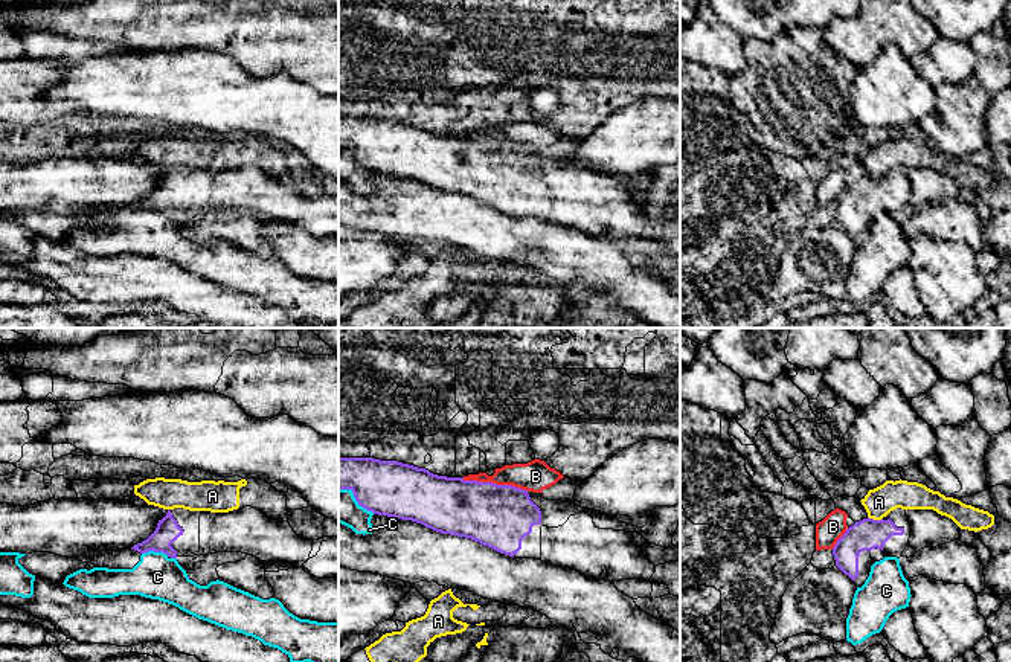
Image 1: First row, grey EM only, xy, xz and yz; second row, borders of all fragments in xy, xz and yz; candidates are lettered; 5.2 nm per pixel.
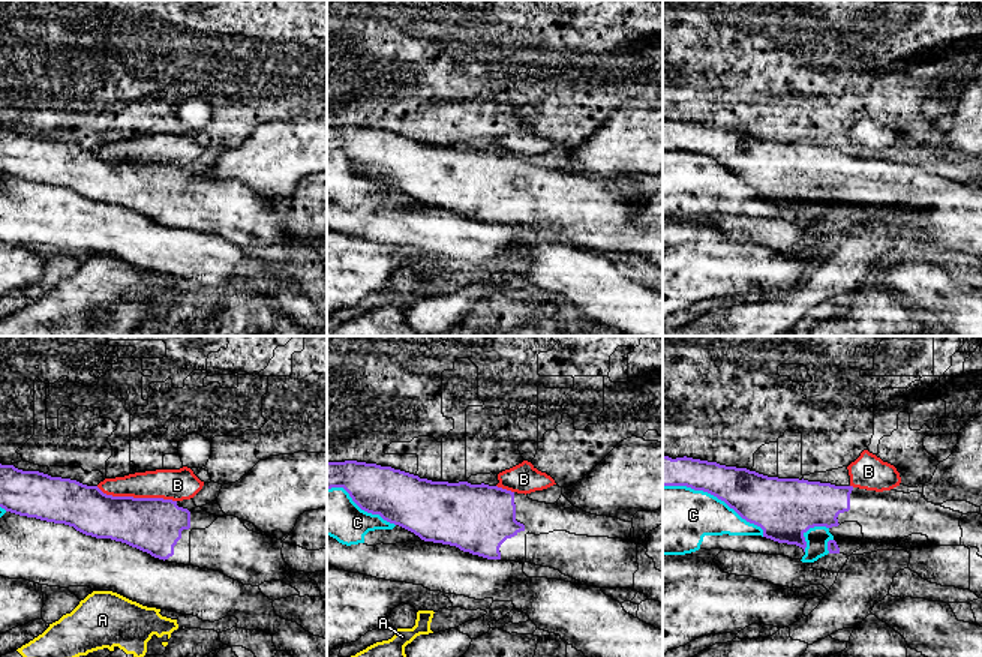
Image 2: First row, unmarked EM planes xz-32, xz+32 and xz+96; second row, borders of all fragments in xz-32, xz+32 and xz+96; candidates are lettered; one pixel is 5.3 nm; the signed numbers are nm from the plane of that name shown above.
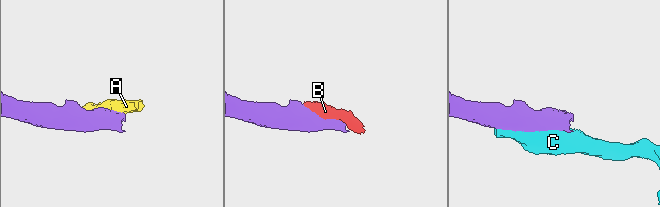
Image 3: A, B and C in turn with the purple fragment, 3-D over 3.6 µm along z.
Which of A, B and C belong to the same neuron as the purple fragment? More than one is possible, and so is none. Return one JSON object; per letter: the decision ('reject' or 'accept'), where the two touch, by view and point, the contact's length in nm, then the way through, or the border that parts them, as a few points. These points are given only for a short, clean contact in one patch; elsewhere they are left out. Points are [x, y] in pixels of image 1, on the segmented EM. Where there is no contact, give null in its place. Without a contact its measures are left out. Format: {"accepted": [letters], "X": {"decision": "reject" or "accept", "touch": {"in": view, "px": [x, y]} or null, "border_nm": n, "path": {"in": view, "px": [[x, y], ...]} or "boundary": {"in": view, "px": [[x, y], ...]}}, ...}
{"accepted": [], "A": {"decision": "reject", "touch": {"in": "yz", "px": [876, 520]}, "border_nm": 80, "boundary": {"in": "yz", "px": [[868, 516], [882, 519]]}}, "B": {"decision": "reject", "touch": {"in": "xz", "px": [494, 484]}, "border_nm": 360}, "C": {"decision": "reject", "touch": {"in": "xy", "px": [156, 551]}, "border_nm": 140}}

